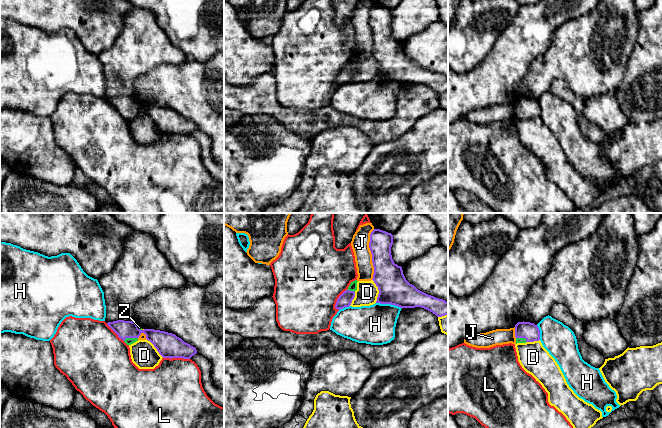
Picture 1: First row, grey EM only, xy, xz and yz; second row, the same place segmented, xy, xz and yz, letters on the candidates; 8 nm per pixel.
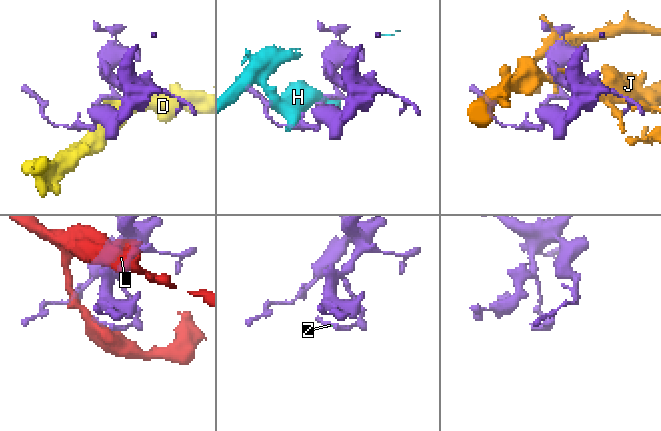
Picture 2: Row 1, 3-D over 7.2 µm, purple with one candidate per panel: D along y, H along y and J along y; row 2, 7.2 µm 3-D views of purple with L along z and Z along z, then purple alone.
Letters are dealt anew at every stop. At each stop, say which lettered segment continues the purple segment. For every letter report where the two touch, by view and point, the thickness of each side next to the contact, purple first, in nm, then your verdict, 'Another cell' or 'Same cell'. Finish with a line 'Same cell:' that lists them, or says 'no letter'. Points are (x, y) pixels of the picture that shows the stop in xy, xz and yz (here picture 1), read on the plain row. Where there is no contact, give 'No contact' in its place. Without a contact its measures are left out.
D: Touches purple at xz (379, 67). Thickness 240 nm (purple) against 180 nm. Another cell
H: Touches purple at xz (389, 79). Thickness 240 nm (purple) against 320 nm. Another cell
J: Touches purple at xz (371, 29). Thickness 240 nm (purple) against 140 nm. Another cell
L: Touches purple at xy (176, 133). Thickness 200 nm (purple) against 440 nm. Another cell
Z: Touches purple at xy (130, 113). Thickness 150 nm (purple) against 60 nm. Same cell
Same cell: Z

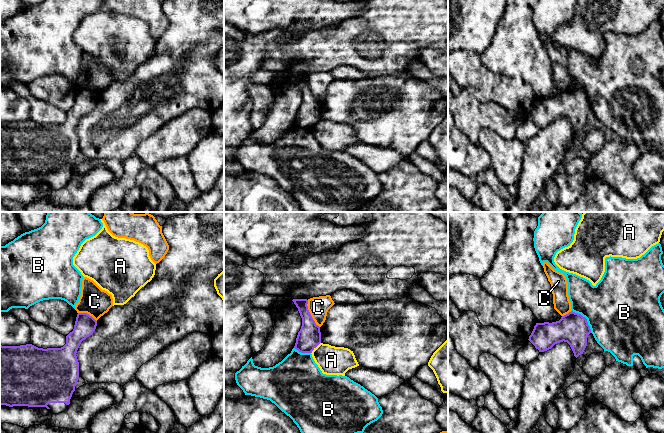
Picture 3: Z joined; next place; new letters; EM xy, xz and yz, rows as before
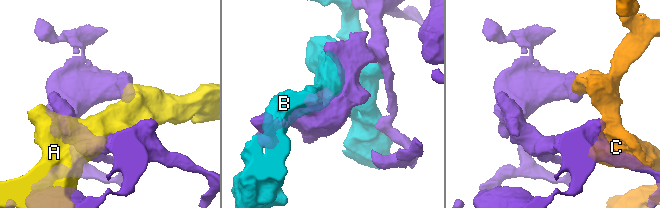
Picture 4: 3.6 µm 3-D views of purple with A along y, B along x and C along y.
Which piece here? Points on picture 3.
A: Touches purple at xz (315, 123). Thickness 190 nm (purple) against 240 nm. Another cell
B: Touches purple at yz (585, 94). Thickness 240 nm (purple) against 480 nm. Another cell
C: Touches purple at xz (310, 90). Thickness 190 nm (purple) against 160 nm. Another cell
Same cell: no letter

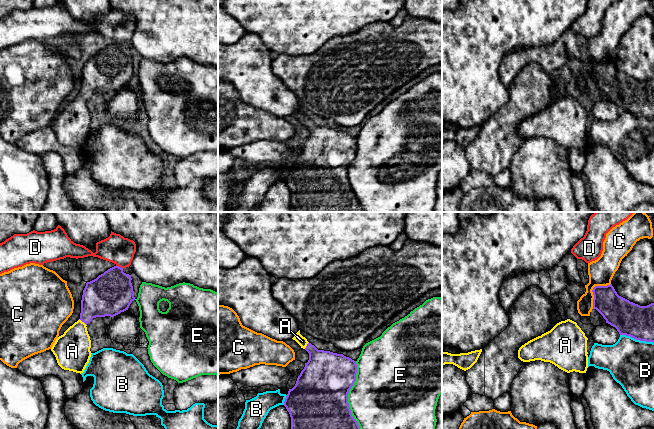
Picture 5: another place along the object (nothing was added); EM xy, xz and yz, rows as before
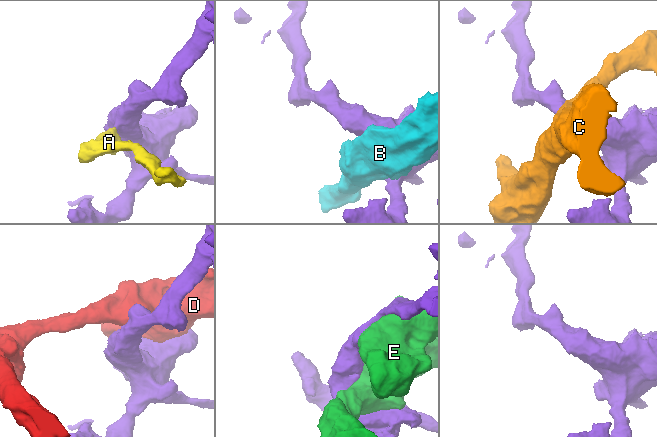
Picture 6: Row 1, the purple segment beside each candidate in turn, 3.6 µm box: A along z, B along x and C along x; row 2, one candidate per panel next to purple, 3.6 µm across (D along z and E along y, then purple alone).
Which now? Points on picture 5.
A: Touches purple at xy (83, 97). Thickness 300 nm (purple) against 280 nm. Same cell
B: Touches purple at yz (637, 115). Thickness 260 nm (purple) against 360 nm. Another cell
C: Touches purple at yz (592, 66). Thickness 240 nm (purple) against 200 nm. Another cell
D: Touches purple at xy (120, 43). Thickness 340 nm (purple) against 220 nm. Another cell
E: Touches purple at xz (347, 174). Thickness 480 nm (purple) against 480 nm. Another cell
Same cell: A

